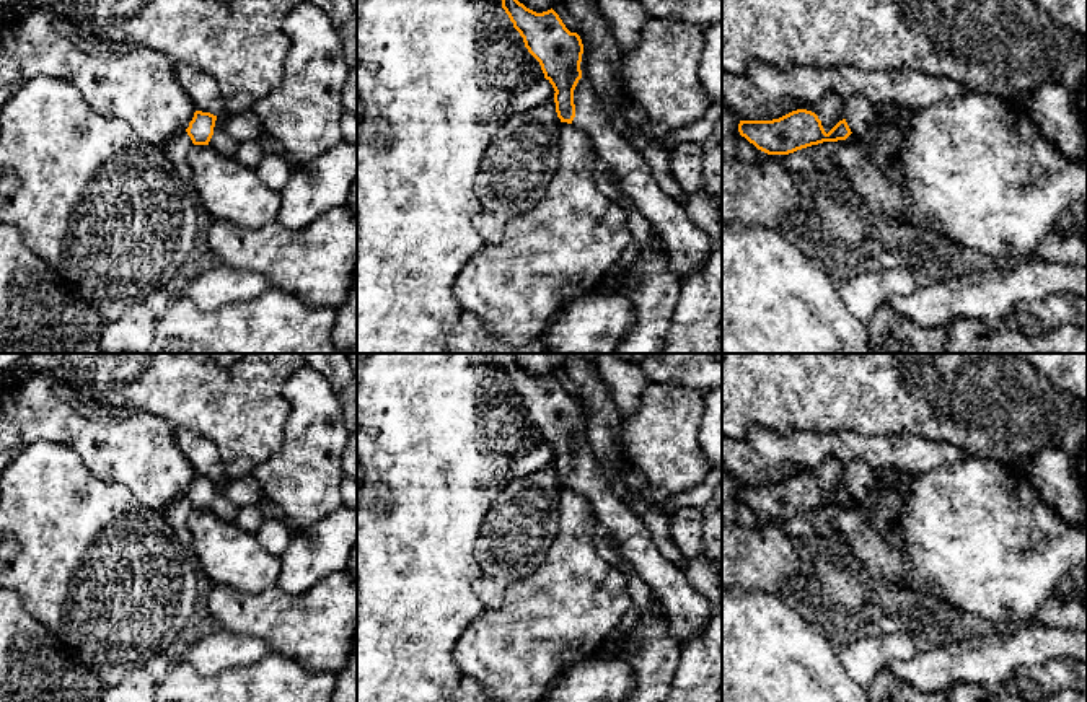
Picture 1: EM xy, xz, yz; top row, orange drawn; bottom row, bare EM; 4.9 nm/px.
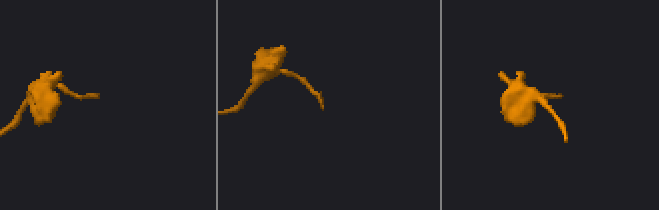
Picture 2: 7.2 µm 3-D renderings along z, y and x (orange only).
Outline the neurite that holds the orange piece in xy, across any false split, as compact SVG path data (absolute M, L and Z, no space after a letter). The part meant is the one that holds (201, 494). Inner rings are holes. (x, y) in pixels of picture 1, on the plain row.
M196 476L186 494L194 510L210 510L217 518L235 523L240 507L235 505L223 487L210 477Z

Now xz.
M513 353L486 355L502 365L502 373L523 402L525 412L552 450L561 487L572 489L590 502L596 520L608 528L619 552L662 603L670 632L683 647L702 630L711 603L689 585L680 567L658 552L644 521L600 474L596 456L582 441L580 401L570 397L552 373L543 378L526 373L515 363Z

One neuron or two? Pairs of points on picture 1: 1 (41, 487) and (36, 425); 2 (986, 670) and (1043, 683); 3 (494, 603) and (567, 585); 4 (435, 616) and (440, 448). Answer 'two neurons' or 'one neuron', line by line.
1: two neurons
2: two neurons
3: two neurons
4: one neuron

